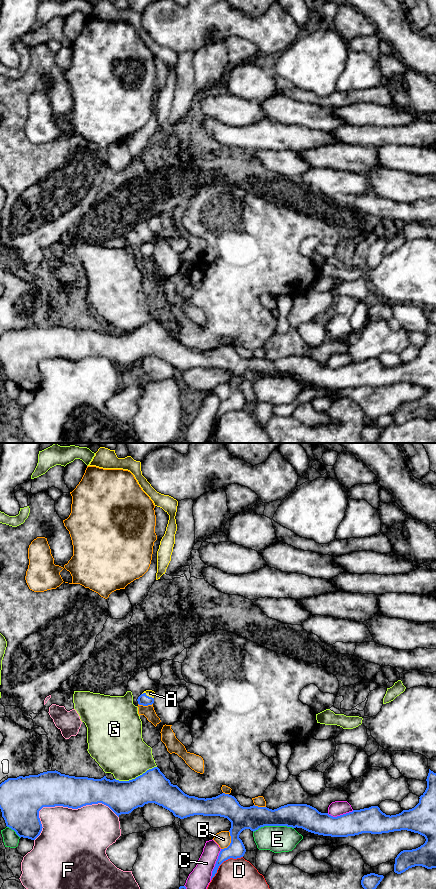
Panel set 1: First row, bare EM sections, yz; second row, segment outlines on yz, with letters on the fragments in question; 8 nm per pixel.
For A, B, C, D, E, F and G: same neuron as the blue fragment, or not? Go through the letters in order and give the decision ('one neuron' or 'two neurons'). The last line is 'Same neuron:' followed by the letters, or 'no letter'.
A: one neuron
B: two neurons
C: two neurons
D: two neurons
E: two neurons
F: two neurons
G: two neurons
Same neuron: A

